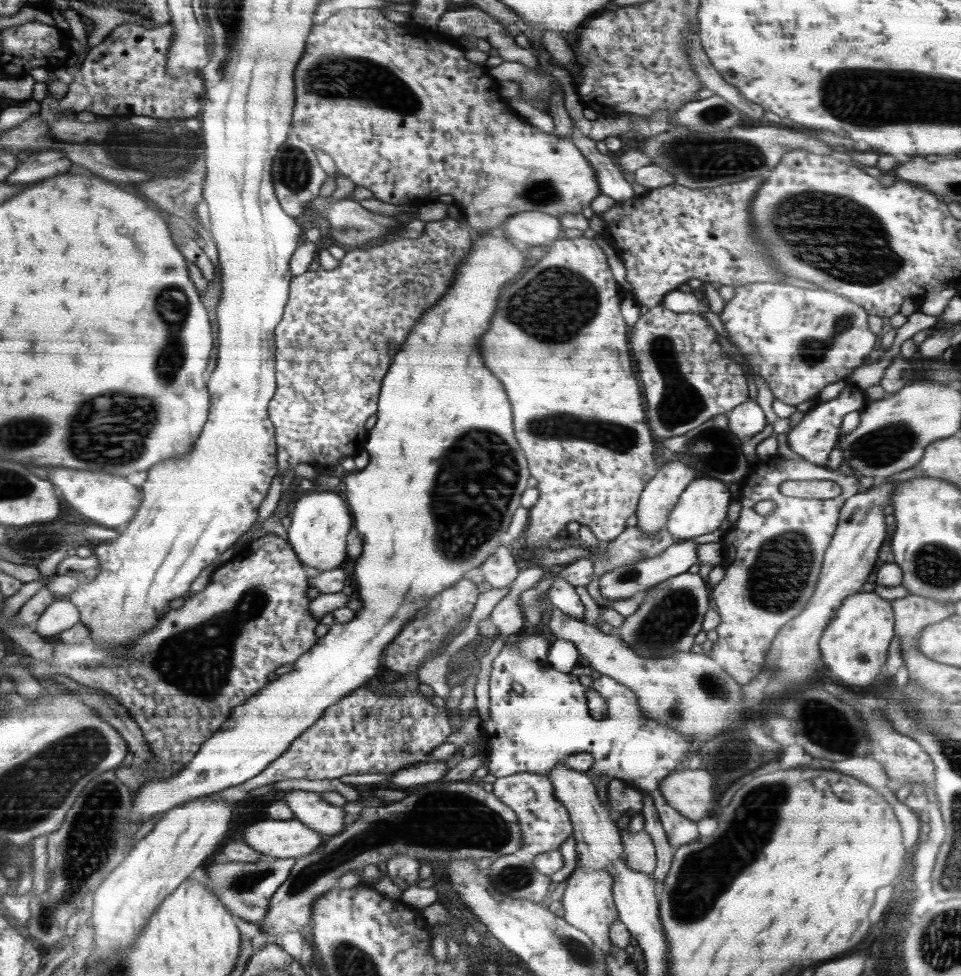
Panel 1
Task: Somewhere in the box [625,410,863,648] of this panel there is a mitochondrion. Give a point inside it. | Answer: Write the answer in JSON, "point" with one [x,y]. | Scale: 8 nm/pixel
{"point":[780,572]}

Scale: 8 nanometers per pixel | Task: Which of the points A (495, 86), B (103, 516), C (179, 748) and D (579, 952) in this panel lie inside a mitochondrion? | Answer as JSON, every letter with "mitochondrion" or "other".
{"A":"other","B":"other","C":"other","D":"mitochondrion"}

